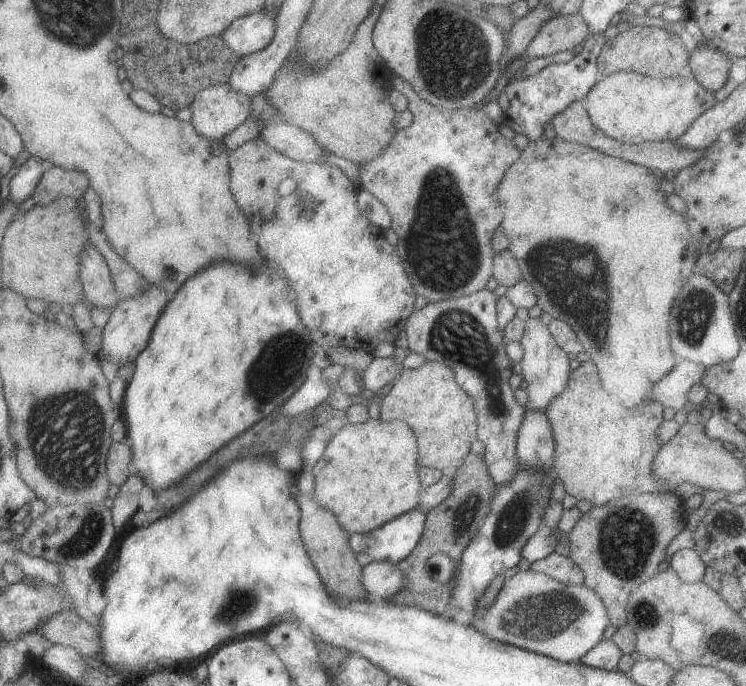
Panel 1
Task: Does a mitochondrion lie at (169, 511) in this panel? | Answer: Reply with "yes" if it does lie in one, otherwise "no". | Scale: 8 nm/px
no

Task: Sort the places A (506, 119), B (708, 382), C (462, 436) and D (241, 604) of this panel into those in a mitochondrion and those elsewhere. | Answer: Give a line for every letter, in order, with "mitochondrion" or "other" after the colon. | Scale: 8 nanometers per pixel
A: other
B: other
C: other
D: mitochondrion

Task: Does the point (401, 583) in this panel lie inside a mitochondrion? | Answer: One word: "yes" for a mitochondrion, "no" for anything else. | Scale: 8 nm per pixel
no

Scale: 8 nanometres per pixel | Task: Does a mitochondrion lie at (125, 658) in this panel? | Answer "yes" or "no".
no

